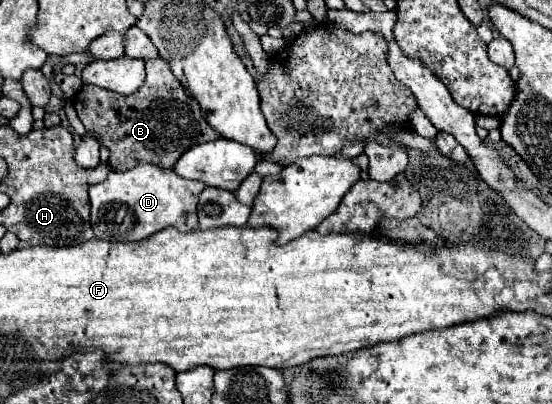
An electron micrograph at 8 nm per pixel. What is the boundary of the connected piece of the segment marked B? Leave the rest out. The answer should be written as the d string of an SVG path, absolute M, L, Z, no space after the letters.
M161 57L147 59L145 85L133 95L119 95L97 85L83 85L73 97L75 111L89 133L99 133L101 145L111 151L109 167L113 171L127 171L139 163L151 163L163 169L171 169L177 159L193 145L219 139L201 107L193 97L185 93L171 67Z

